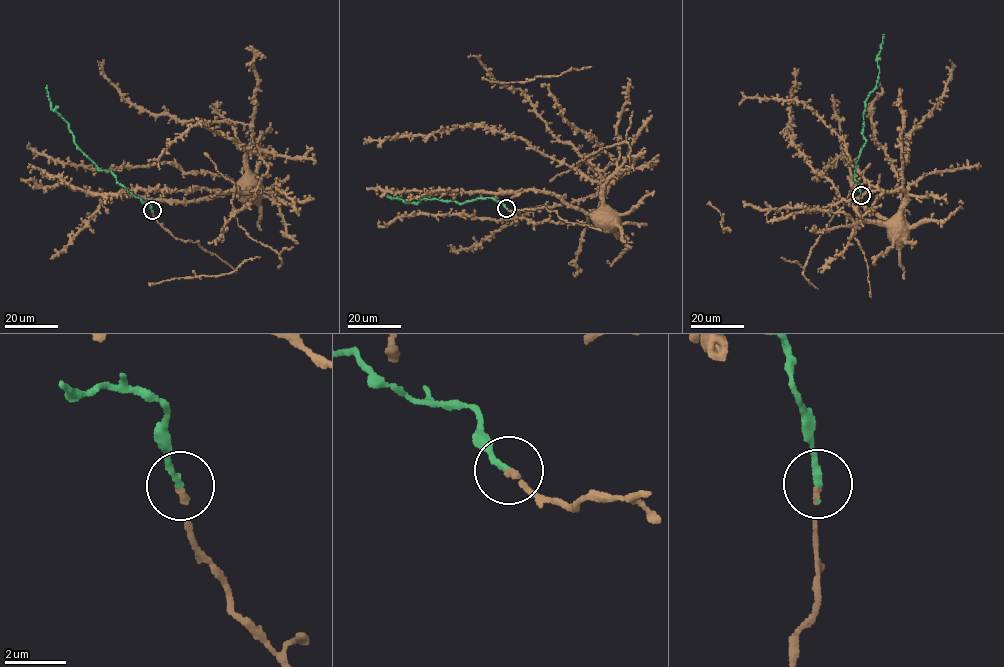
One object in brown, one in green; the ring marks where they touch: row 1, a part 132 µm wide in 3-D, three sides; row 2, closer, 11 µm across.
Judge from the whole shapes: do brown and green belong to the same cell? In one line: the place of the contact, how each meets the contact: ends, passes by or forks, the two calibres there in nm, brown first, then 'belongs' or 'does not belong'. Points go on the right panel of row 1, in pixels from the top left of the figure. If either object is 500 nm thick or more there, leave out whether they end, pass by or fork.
place (861, 195); brown ends; green ends; calibres 150 and 180 nm; belongs

